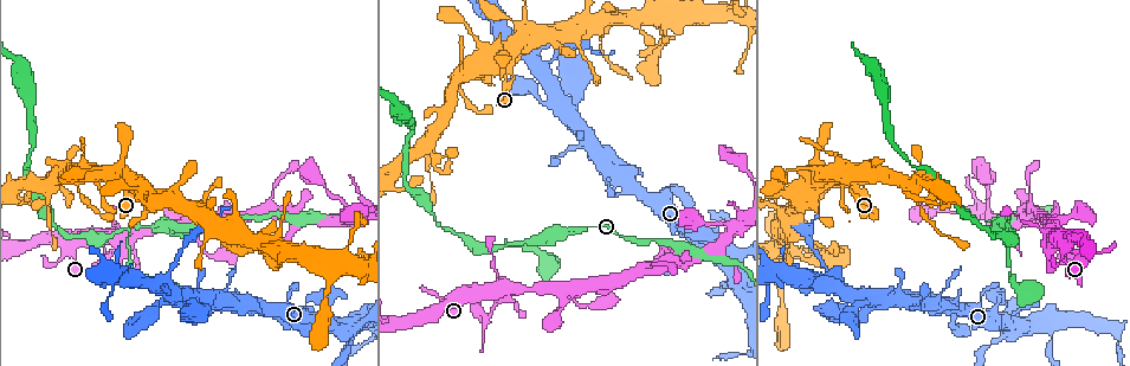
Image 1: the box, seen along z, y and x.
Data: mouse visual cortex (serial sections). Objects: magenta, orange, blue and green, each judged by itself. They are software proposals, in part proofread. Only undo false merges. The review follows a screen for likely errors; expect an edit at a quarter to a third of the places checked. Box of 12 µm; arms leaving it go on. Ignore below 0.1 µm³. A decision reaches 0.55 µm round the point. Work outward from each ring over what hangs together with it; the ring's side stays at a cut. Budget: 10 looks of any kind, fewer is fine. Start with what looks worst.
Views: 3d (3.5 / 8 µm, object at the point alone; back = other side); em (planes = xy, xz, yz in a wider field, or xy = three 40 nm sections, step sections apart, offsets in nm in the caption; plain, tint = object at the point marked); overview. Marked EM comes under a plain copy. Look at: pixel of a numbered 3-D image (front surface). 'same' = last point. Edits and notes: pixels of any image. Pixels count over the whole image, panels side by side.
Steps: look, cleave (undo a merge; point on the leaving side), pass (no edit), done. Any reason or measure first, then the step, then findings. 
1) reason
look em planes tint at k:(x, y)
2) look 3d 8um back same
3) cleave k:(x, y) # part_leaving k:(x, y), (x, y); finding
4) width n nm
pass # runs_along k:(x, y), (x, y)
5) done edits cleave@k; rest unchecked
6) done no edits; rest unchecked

thick turns thin
look 3d 8um at 1:(509, 245)

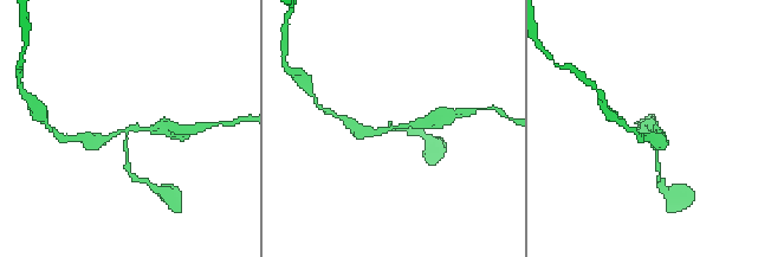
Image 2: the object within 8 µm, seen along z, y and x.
look 3d 3.5um back at 2:(125, 133)

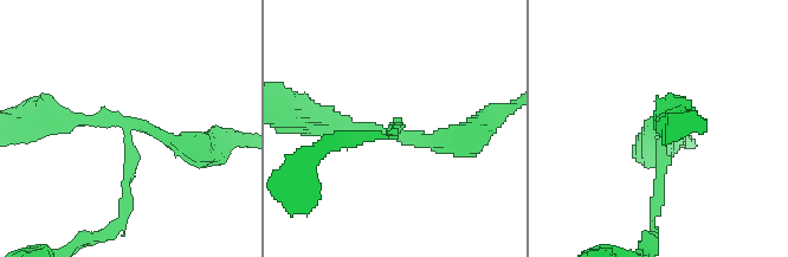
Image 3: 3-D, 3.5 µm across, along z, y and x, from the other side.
arms 3; arm_widths 150, 200, 250 nm; need the tissue
look em xy step 1 tint at 3:(125, 122)

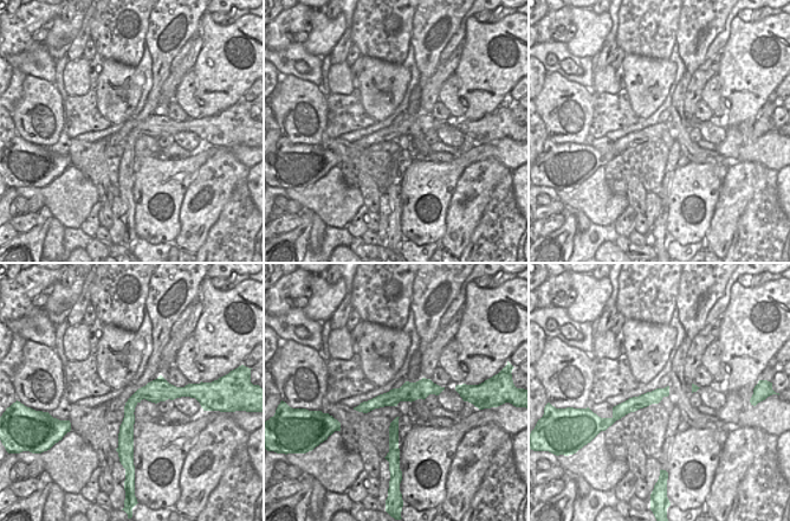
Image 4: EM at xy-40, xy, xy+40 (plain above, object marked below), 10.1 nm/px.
pass # runs_along 4:(182, 390), (143, 392), (129, 407), (124, 446); all the same cell

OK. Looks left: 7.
thick turns thin
look 3d 8um at 1:(809, 248)

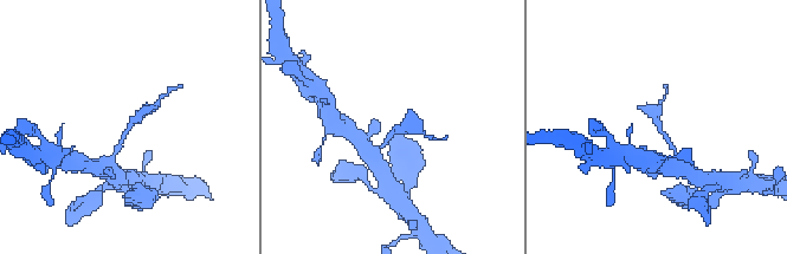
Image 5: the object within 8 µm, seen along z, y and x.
arm_widths 150, 300 nm
look em xy step 2 tint at 5:(393, 129)

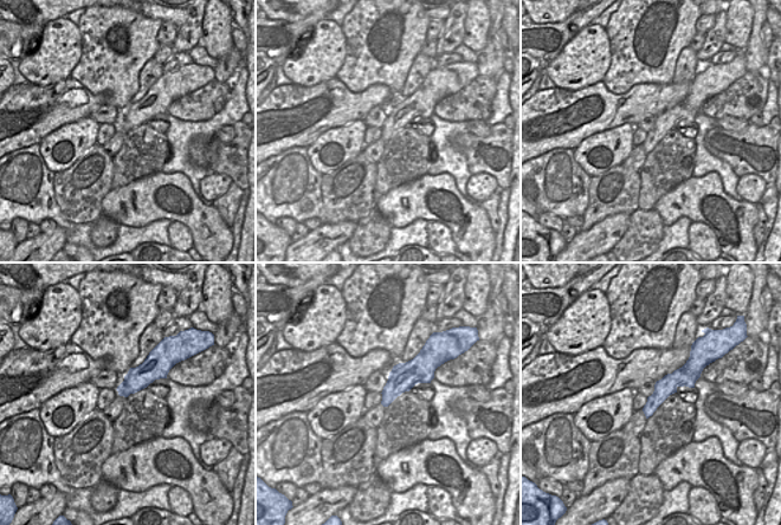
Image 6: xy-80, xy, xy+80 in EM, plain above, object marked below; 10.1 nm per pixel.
cleave 5:(413, 117) # two cells meet here

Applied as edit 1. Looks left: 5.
see it whole again
look overview

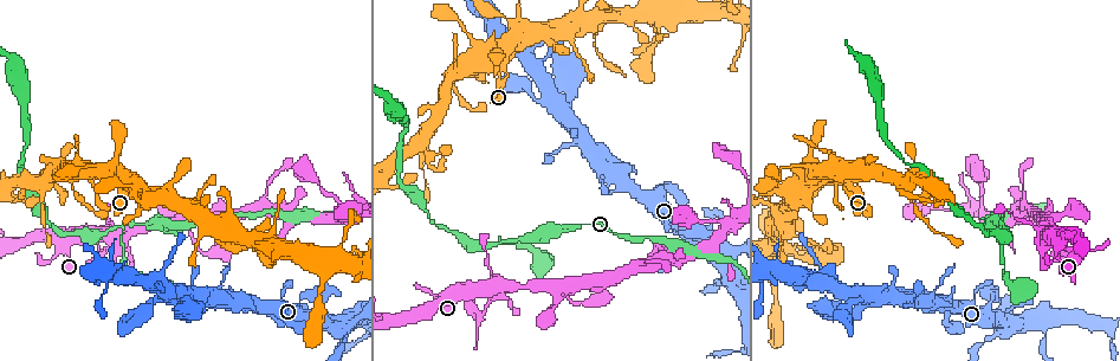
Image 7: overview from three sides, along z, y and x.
look 3d 3.5um back at 7:(487, 58)

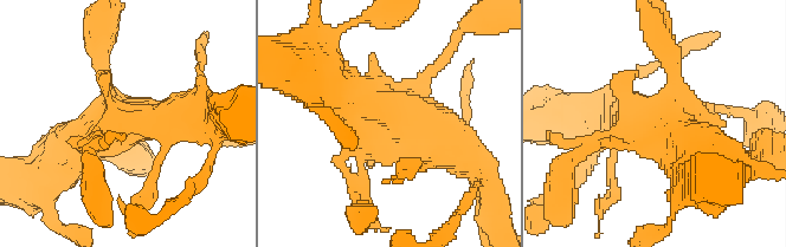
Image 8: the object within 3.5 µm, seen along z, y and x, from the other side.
look em xy step 5 tint at 8:(379, 127)

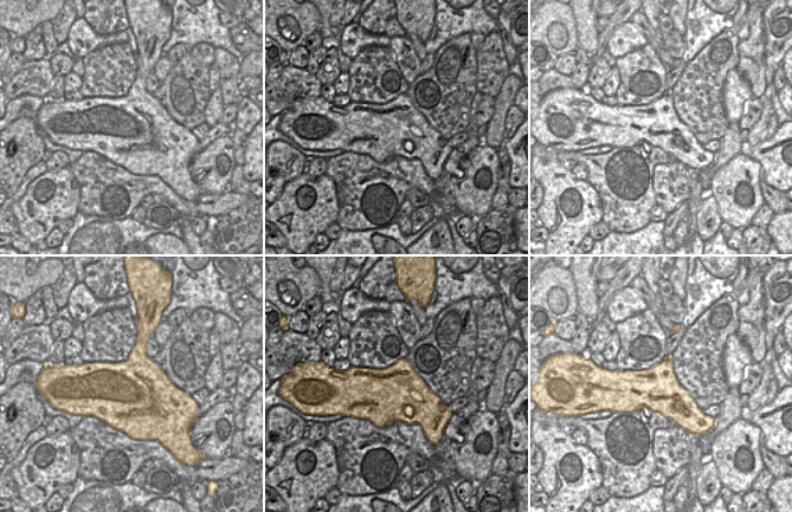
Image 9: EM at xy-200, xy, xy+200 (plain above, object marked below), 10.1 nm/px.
pass # runs_along 8:(359, 189), (380, 125), (326, 77); continuous, no second cell

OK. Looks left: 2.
look 3d 3.5um back at 7:(479, 317)

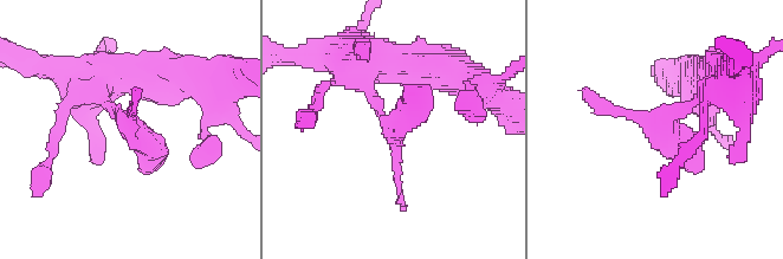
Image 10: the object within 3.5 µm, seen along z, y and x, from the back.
look em xy step 3 tint at 10:(662, 125)

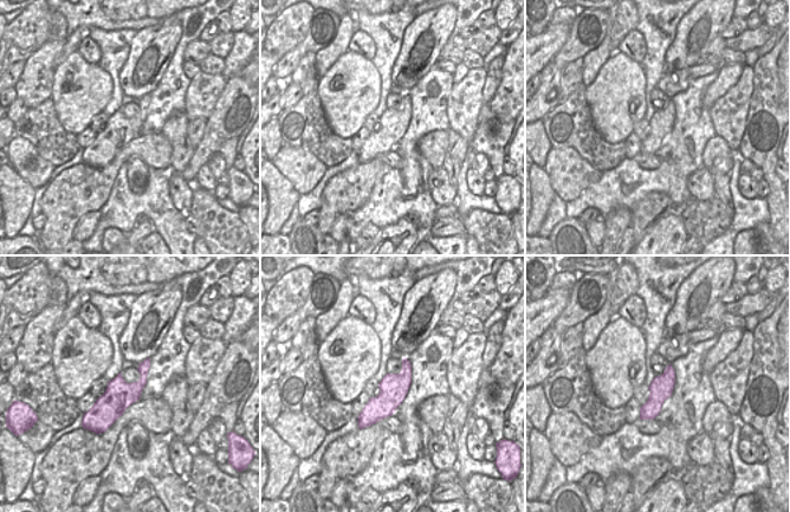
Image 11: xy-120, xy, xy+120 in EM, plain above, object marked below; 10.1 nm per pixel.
pass # runs_along 10:(101, 76), (151, 149), (140, 170); continuous, no second cell

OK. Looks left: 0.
done edits cleave@5; rest unchecked

